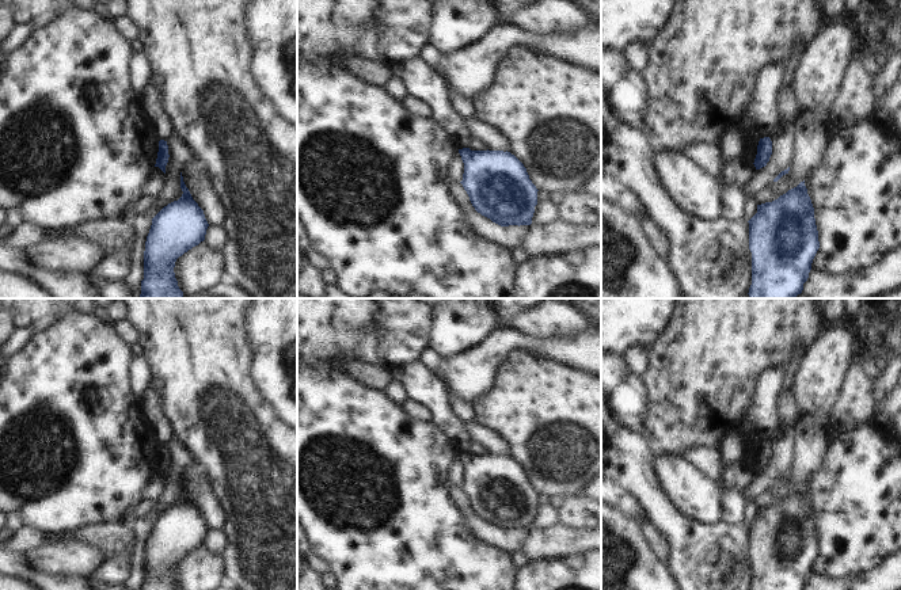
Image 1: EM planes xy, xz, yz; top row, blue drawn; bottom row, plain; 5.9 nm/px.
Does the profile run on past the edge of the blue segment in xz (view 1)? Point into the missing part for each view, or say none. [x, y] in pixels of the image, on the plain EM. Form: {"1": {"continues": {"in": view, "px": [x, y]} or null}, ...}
{"1": {"continues": null}}

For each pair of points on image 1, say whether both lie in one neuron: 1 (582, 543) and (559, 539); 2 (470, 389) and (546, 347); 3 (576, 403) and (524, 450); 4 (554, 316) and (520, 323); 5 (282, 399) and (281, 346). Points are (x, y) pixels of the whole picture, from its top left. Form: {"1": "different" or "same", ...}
{"1": "same", "2": "same", "3": "same", "4": "same", "5": "same"}

